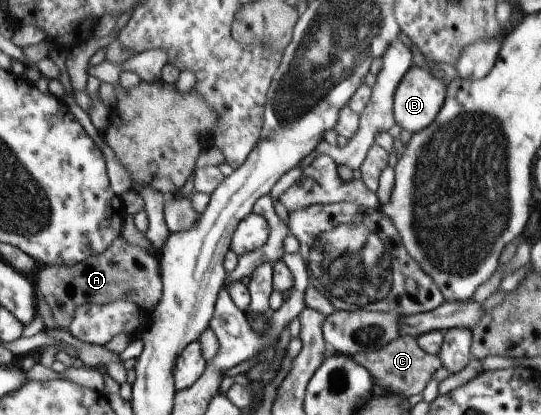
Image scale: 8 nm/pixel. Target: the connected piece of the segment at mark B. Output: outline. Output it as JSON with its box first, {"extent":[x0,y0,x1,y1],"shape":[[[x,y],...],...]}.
{"extent":[392,63,446,134],"shape":[[[419,63],[412,65],[399,80],[392,95],[392,114],[394,123],[409,134],[417,133],[427,127],[439,111],[445,99],[446,85]]]}

